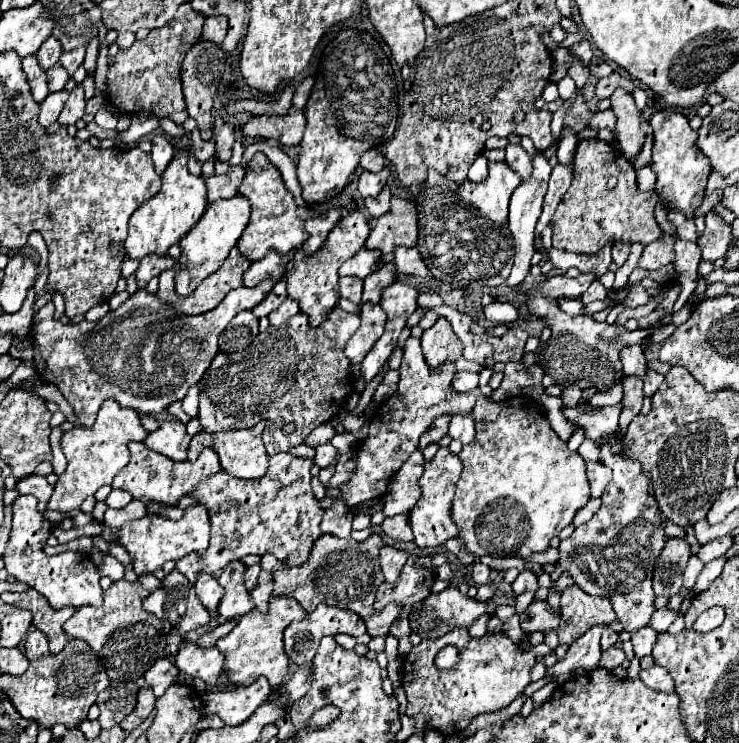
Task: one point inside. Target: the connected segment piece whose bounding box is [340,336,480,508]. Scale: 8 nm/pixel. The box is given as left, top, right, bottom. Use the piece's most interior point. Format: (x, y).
(422, 396)

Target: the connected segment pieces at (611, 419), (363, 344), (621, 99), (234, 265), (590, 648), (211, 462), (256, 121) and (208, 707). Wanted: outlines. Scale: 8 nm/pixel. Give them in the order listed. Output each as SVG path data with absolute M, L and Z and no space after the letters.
M616 404L616 406L590 406L590 410L582 410L582 408L562 408L564 416L568 422L584 428L586 432L586 438L592 438L592 440L598 440L598 438L604 438L610 446L620 442L622 436L612 436L612 438L606 438L604 434L598 434L598 430L616 430L618 428L618 418L620 418L620 410L622 410L622 404Z
M364 302L360 316L362 316L362 324L346 344L346 356L352 364L362 364L366 354L382 336L384 324L386 324L386 312L382 310L380 304Z
M616 90L610 96L610 100L612 100L612 110L618 118L616 134L620 142L620 152L630 160L642 150L644 140L646 140L646 134L640 128L642 114L636 108L632 94L628 94L626 90Z
M232 248L228 258L224 260L224 264L218 268L218 272L208 276L192 292L192 296L186 296L186 298L176 296L176 292L172 288L172 278L174 278L176 268L160 274L158 296L160 296L160 300L170 302L182 314L204 314L204 312L216 308L224 300L226 292L242 286L242 276L248 270L248 266L250 266L250 260L246 260L238 248Z
M596 626L584 636L580 636L568 650L568 654L552 668L548 668L548 676L560 676L572 672L576 668L592 670L600 664L600 634L606 626Z
M132 442L130 446L130 452L132 452L132 458L130 462L126 464L126 468L122 468L114 482L112 482L112 488L120 488L120 490L126 490L132 494L134 500L140 500L144 504L150 504L150 502L158 502L158 504L166 504L166 506L176 506L178 500L182 496L188 496L198 484L200 480L204 478L210 478L214 476L216 472L220 472L220 460L216 452L212 452L210 448L206 448L196 462L174 462L174 460L168 460L166 456L160 456L152 450L148 450L142 442Z
M292 106L284 116L252 116L244 126L244 134L252 138L274 138L282 146L296 146L302 140L304 126L304 112Z
M260 676L250 686L240 686L230 692L204 692L202 704L206 712L218 714L224 724L236 726L244 720L248 720L254 710L268 700L272 688L264 676Z

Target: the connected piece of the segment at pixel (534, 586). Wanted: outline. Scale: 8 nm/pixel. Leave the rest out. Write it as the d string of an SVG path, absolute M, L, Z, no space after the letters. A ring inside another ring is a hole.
M522 570L522 572L518 574L518 578L516 578L510 586L512 586L514 594L522 594L522 592L526 592L526 590L536 592L536 590L538 590L538 582L536 582L534 570Z

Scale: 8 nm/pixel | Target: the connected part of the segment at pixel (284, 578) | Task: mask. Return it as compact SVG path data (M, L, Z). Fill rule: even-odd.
M322 534L314 548L312 556L306 564L294 568L278 568L274 572L274 594L292 596L300 602L306 612L312 612L318 604L332 604L336 608L348 608L356 612L368 626L368 634L384 636L388 634L388 626L392 624L392 616L382 616L380 610L374 610L374 598L378 586L384 582L380 570L380 548L384 546L380 534L372 534L364 542L356 542L354 538L338 538L332 534Z

